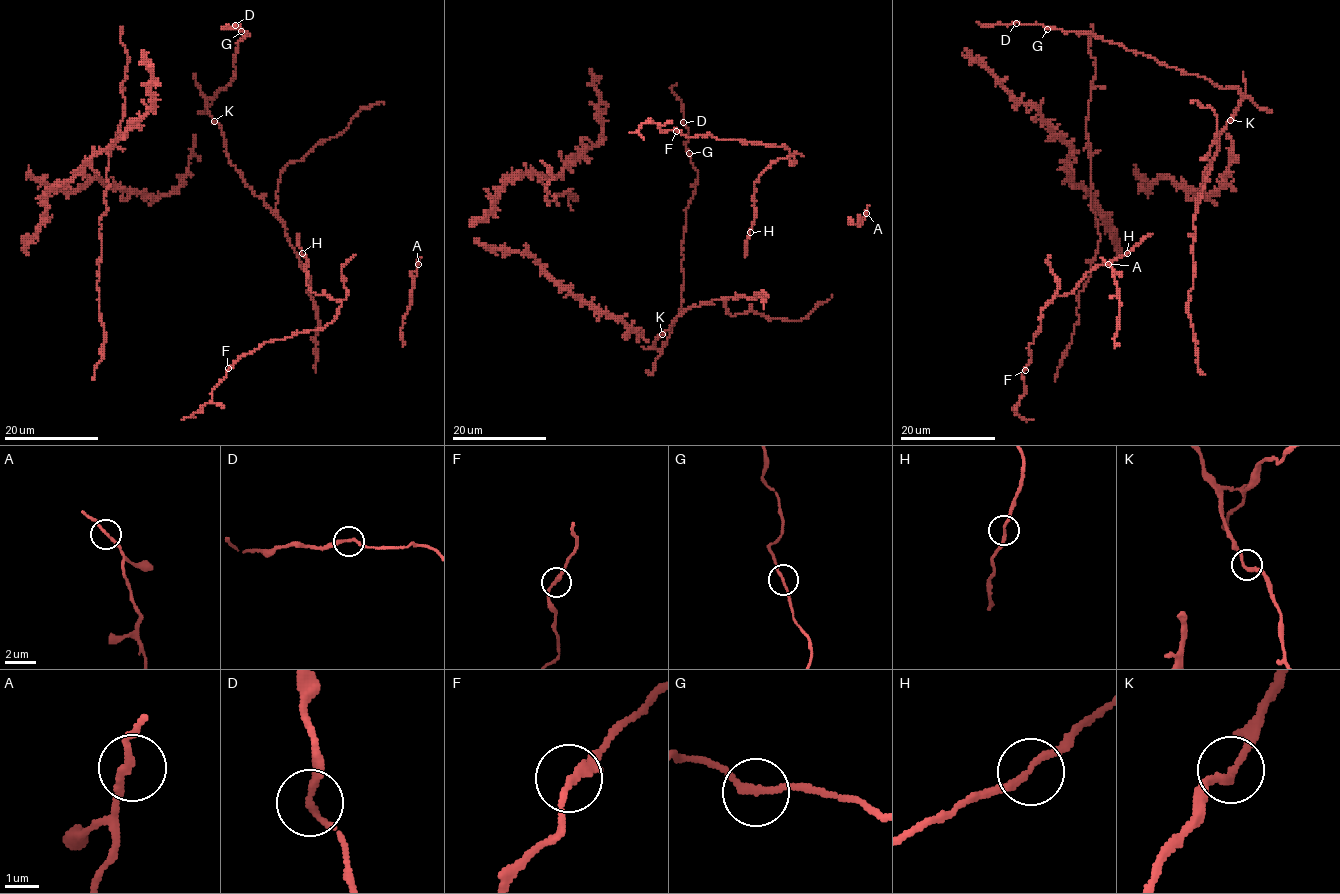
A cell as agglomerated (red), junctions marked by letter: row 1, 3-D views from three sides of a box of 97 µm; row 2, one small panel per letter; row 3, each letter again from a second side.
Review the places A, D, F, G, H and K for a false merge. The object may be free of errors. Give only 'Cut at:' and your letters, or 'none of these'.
Cut at: none of these

